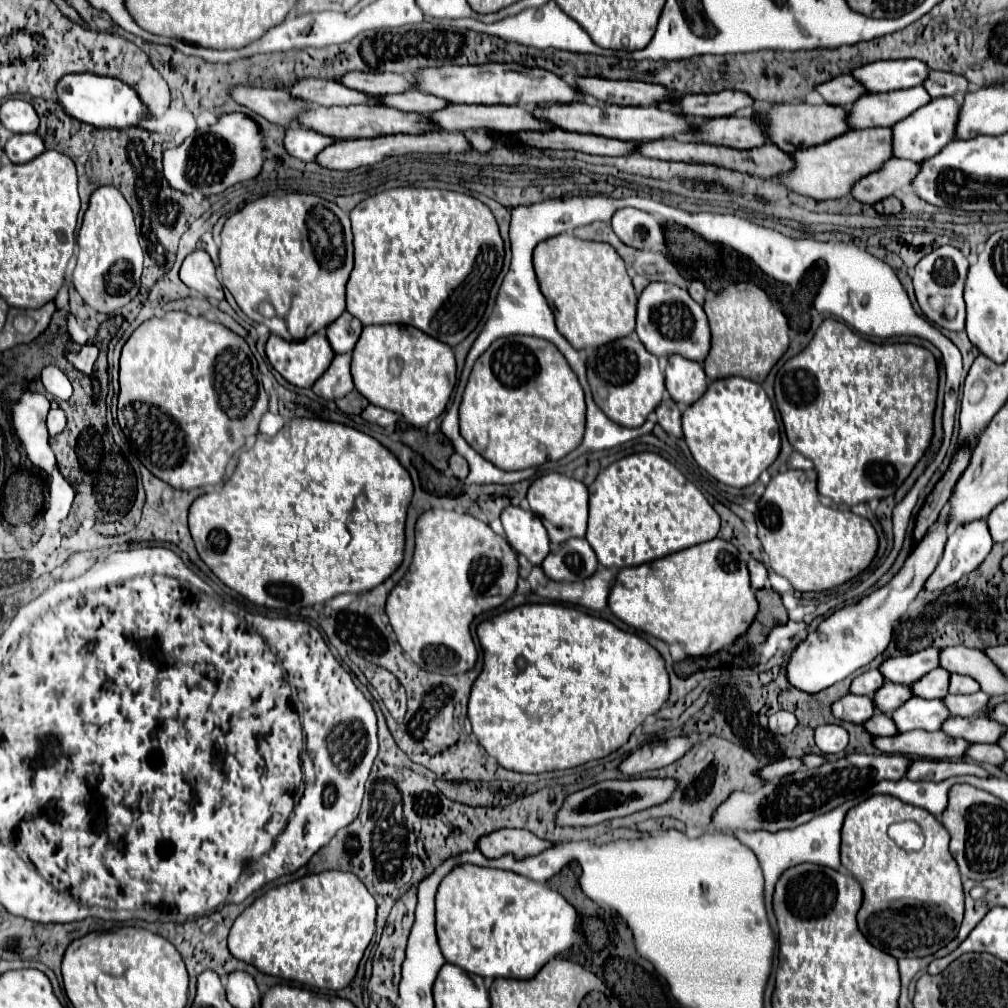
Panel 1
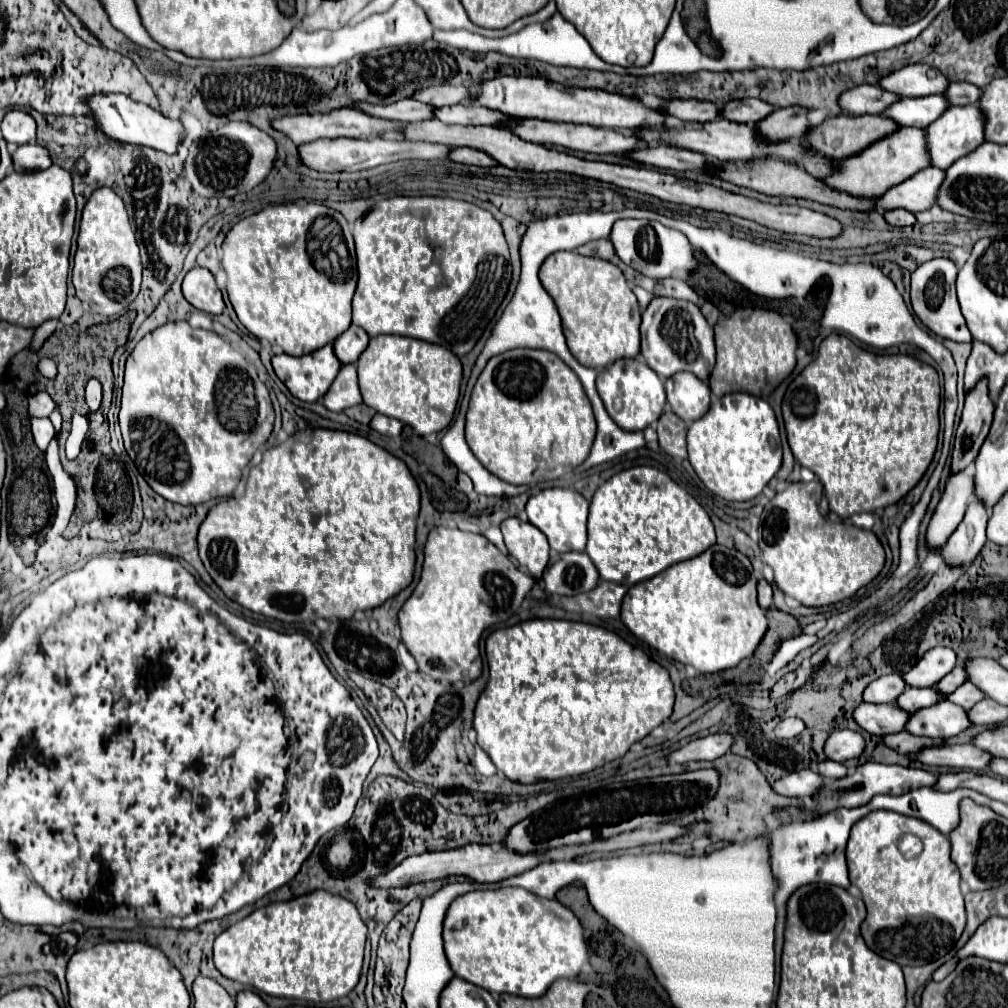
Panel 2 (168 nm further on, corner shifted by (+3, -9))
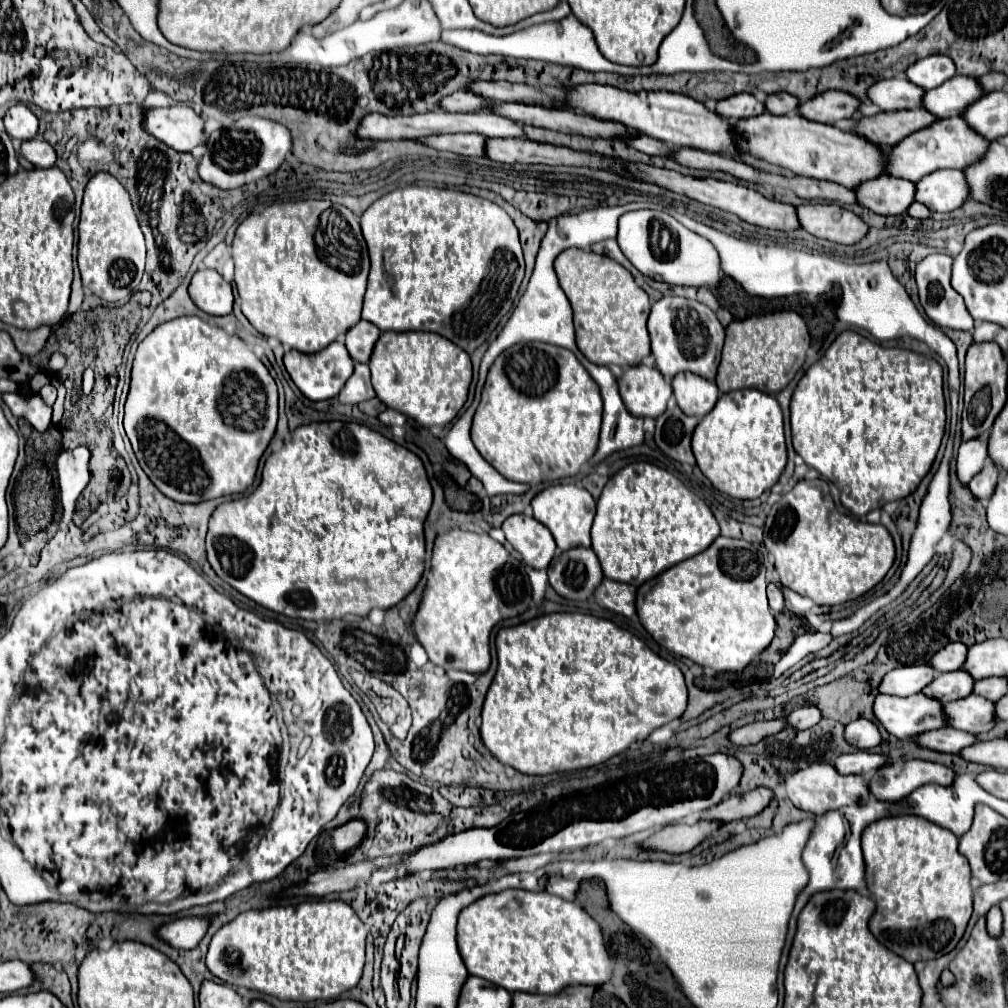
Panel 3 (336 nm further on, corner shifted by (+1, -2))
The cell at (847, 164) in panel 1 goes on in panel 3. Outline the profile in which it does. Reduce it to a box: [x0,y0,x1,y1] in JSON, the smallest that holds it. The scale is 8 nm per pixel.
[886,117,990,181]

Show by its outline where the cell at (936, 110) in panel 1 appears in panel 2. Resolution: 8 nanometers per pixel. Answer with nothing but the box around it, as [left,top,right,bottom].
[928,106,986,170]

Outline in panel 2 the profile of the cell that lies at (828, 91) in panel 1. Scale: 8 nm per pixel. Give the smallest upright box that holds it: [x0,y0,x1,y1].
[840,86,900,116]

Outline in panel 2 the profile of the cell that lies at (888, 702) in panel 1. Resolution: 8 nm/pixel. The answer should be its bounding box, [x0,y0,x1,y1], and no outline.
[898,686,948,712]

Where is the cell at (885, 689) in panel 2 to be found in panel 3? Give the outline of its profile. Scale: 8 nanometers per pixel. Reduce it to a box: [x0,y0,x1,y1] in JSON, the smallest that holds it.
[878,665,934,697]

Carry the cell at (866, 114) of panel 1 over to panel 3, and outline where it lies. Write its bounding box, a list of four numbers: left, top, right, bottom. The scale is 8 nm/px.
[922,75,982,119]

